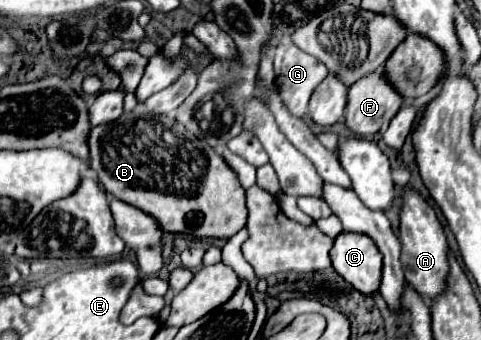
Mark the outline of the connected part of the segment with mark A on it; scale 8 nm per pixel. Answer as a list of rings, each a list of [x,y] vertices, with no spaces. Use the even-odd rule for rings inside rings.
[[[396,187],[396,195],[402,199],[400,209],[400,243],[402,243],[402,269],[406,281],[424,297],[434,299],[446,287],[446,273],[448,273],[448,241],[444,237],[442,225],[428,205],[428,201],[420,195],[418,189],[404,189]]]

